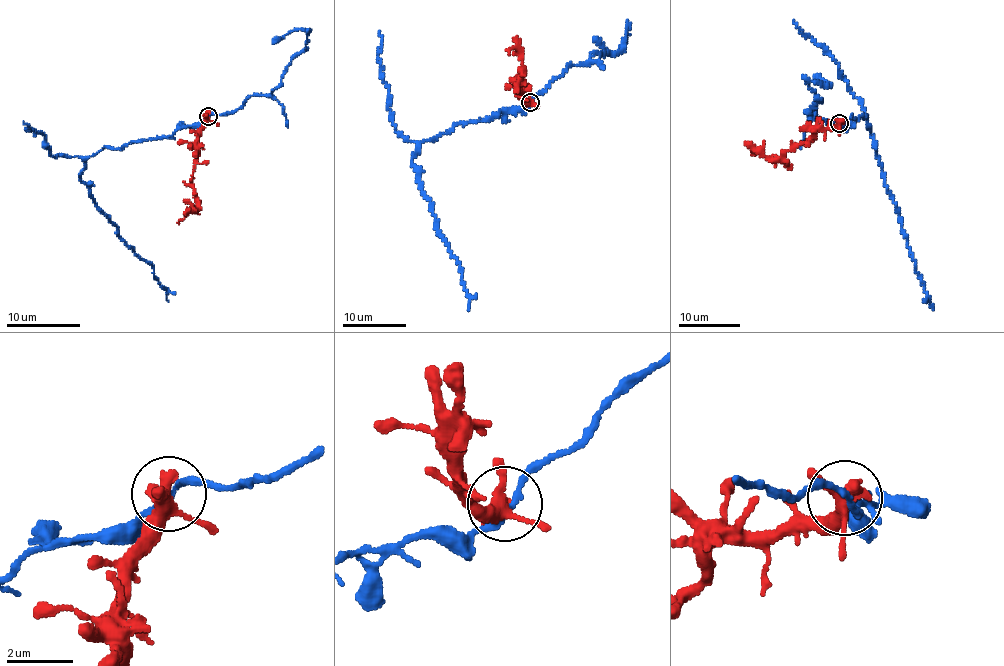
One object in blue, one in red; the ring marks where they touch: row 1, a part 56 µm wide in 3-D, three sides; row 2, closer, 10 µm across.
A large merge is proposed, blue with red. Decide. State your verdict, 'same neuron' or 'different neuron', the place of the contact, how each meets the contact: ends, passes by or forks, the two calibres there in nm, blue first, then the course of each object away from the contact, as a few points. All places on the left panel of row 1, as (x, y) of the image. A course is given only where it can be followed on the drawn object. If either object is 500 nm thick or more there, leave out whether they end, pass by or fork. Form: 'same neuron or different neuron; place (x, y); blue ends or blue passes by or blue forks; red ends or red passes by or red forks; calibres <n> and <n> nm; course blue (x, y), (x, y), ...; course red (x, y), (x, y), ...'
different neuron; place (208, 116); blue passes by; red forks; calibres 160 and 320 nm; course blue (209, 115), (171, 135), (102, 148), (86, 158), (81, 174), (116, 235), (152, 265), (168, 301); course red (207, 116), (199, 129), (193, 166), (192, 186), (199, 207), (194, 213), (188, 211), (179, 223)

